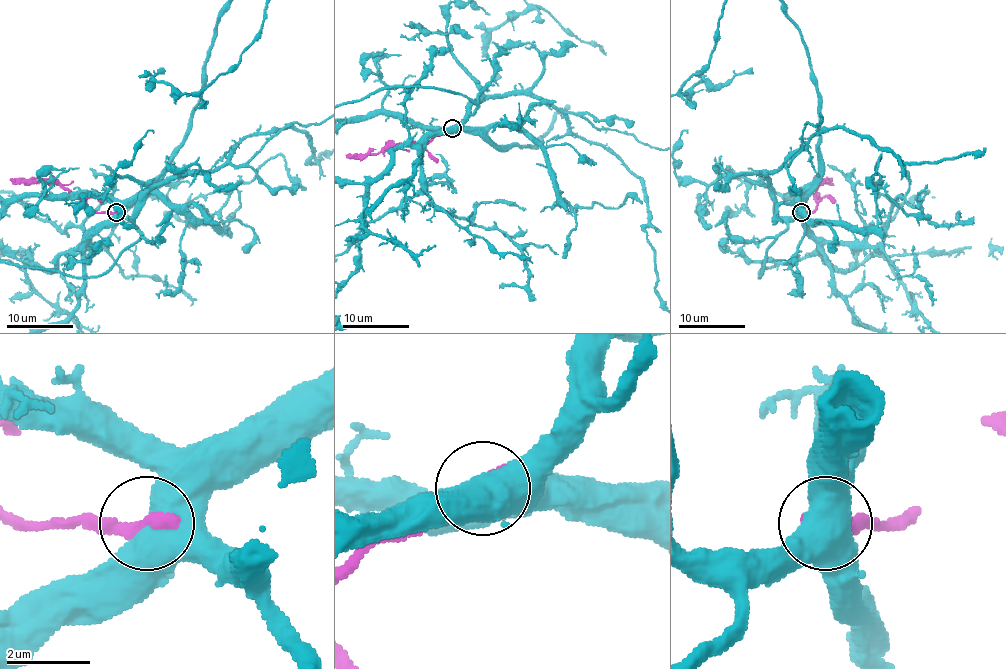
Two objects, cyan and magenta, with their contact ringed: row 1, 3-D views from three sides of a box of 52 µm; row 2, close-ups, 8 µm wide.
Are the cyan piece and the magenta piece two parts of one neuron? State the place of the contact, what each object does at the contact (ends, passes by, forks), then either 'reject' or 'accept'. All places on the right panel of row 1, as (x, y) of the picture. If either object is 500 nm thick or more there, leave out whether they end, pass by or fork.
(801, 212) | reject

